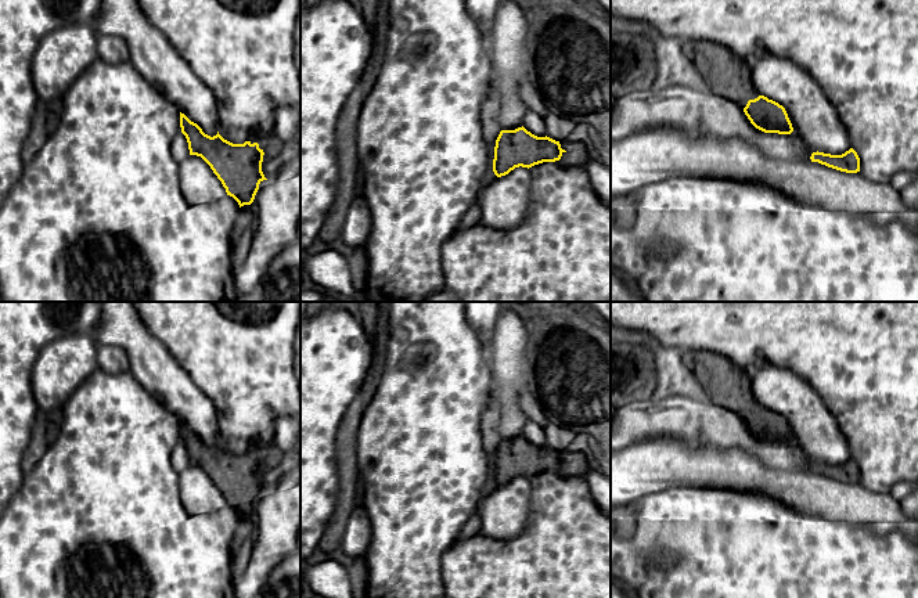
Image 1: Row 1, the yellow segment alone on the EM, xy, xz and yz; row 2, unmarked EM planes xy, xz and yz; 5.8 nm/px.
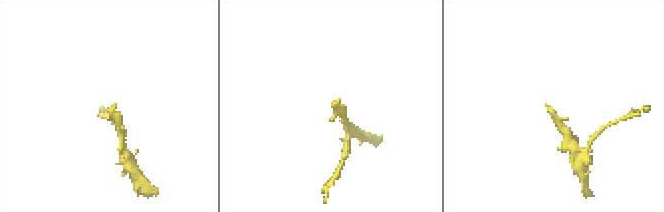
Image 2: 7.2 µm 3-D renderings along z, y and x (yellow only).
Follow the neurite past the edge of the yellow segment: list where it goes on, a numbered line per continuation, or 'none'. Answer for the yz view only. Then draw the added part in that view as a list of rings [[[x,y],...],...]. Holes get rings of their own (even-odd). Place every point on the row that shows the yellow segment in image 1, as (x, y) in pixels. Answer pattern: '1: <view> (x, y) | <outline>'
1: yz (726, 74) | [[[683,40],[681,47],[713,93],[742,109],[760,96],[752,82],[752,64],[730,48],[709,40]]]

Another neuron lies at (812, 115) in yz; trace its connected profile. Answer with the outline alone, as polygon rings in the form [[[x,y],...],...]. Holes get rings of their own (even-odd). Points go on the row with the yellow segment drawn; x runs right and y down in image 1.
[[[764,51],[752,64],[752,82],[760,96],[785,108],[793,130],[814,151],[842,155],[852,148],[835,108],[798,64]]]

